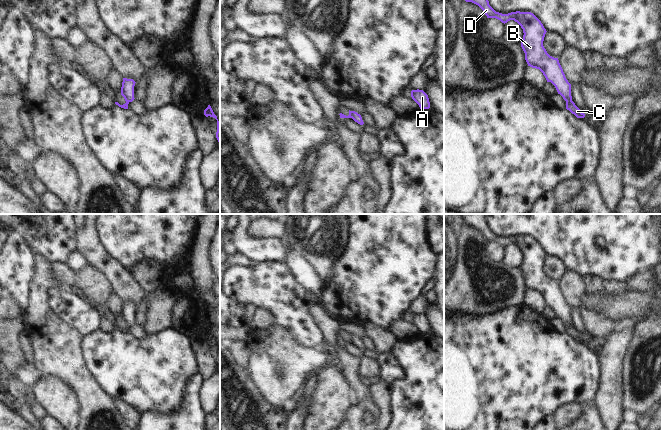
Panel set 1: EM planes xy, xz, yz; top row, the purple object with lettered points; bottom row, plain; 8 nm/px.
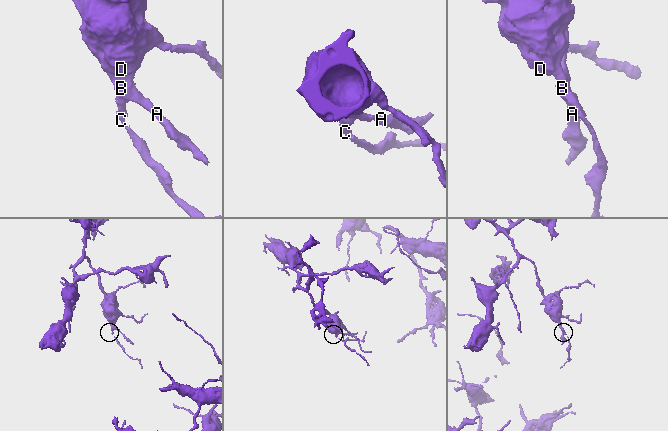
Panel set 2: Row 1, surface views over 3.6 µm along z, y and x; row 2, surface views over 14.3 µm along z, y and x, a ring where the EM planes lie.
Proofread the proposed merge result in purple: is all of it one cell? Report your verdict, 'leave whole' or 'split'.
split

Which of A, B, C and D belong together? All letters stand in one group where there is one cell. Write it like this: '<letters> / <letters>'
A B D / C

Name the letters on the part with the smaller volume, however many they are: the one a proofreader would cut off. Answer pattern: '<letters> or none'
C

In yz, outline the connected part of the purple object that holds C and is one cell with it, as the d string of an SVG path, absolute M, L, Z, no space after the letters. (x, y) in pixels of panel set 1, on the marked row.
M572 100L566 101L566 109L569 110L572 114L574 114L577 118L585 117L585 114L581 112L581 110L575 105Z

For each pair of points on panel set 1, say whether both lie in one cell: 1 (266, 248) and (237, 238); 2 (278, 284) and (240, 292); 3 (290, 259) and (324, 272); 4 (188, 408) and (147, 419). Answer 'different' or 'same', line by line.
1: same
2: same
3: different
4: same

